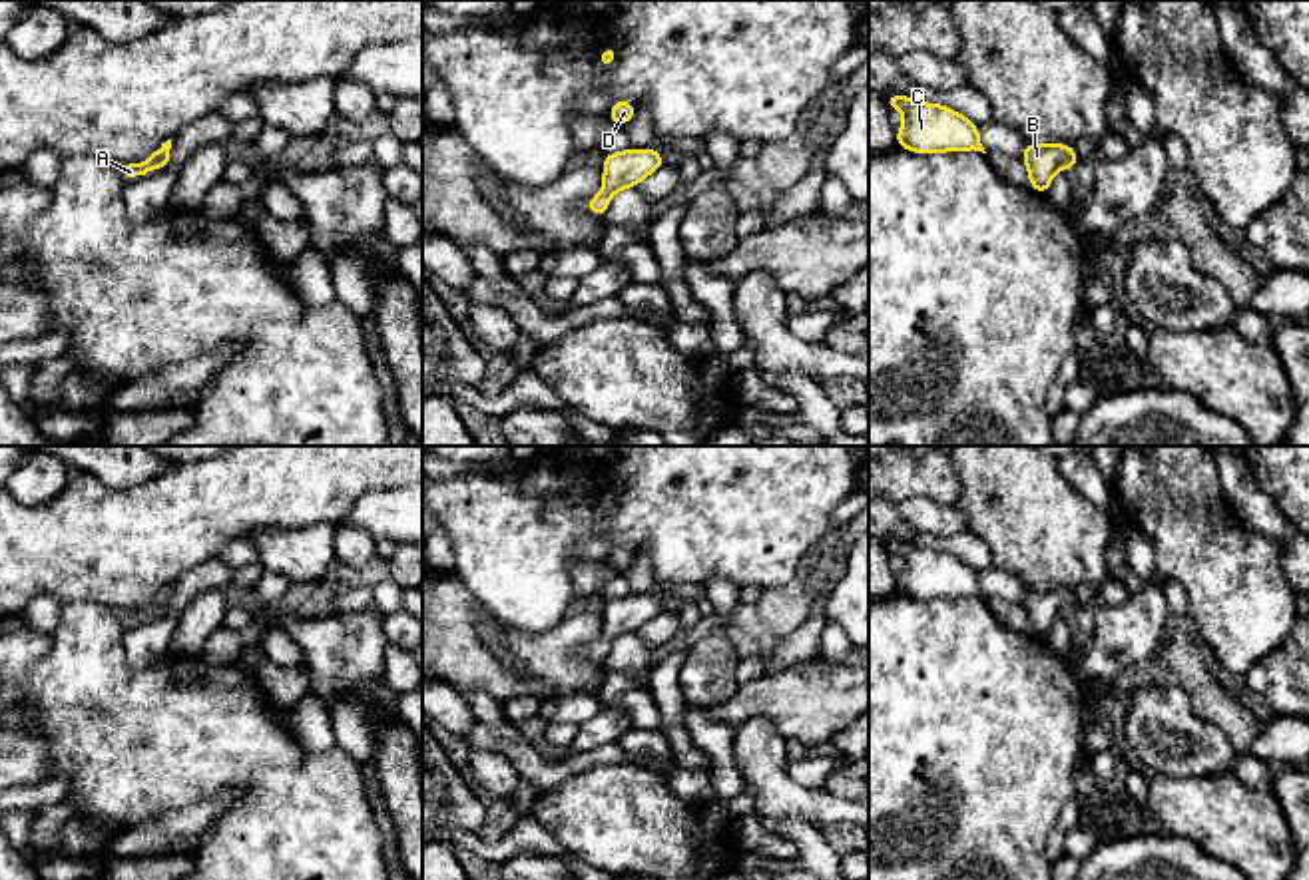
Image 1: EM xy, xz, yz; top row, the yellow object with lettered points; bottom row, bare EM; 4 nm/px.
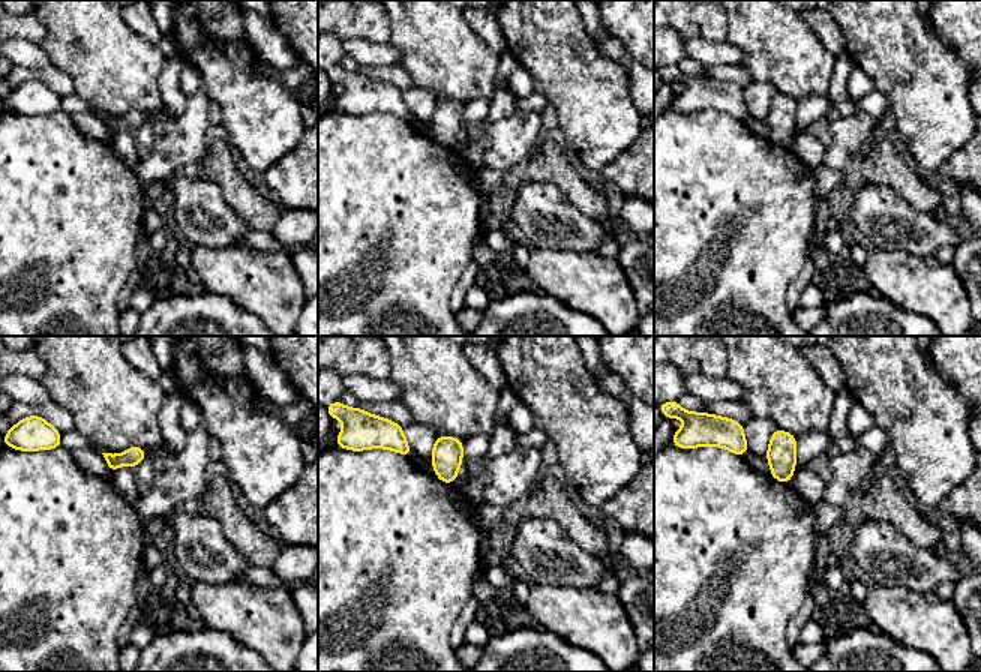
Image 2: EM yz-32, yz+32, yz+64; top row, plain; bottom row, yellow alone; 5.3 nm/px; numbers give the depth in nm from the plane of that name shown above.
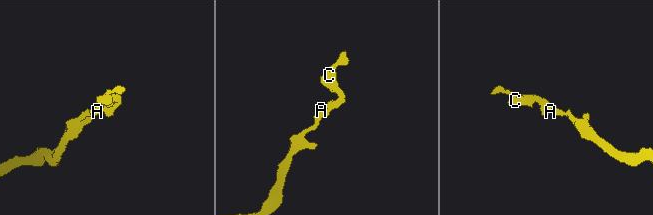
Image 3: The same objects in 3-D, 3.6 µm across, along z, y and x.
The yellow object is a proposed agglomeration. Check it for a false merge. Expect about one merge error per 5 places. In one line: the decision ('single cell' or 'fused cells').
single cell

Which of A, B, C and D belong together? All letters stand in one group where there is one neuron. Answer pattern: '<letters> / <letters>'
A B C D

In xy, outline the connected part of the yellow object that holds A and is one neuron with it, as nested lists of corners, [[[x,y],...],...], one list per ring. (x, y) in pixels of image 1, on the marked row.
[[[171,139],[161,143],[161,147],[155,149],[145,163],[130,163],[130,165],[124,165],[122,169],[126,171],[128,177],[151,173],[157,167],[171,169],[169,149],[171,149]]]

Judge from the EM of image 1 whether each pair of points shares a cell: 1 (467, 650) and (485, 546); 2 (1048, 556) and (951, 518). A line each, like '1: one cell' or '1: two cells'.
1: two cells
2: two cells

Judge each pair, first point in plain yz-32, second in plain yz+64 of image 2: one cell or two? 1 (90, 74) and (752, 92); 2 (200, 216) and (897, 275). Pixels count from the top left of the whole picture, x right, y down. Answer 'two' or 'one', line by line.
1: two
2: two

